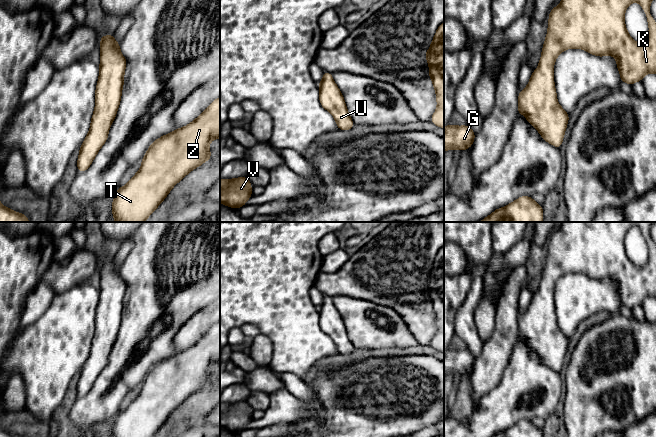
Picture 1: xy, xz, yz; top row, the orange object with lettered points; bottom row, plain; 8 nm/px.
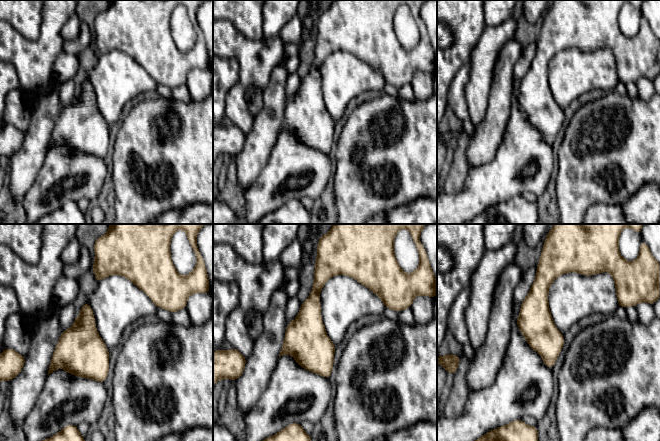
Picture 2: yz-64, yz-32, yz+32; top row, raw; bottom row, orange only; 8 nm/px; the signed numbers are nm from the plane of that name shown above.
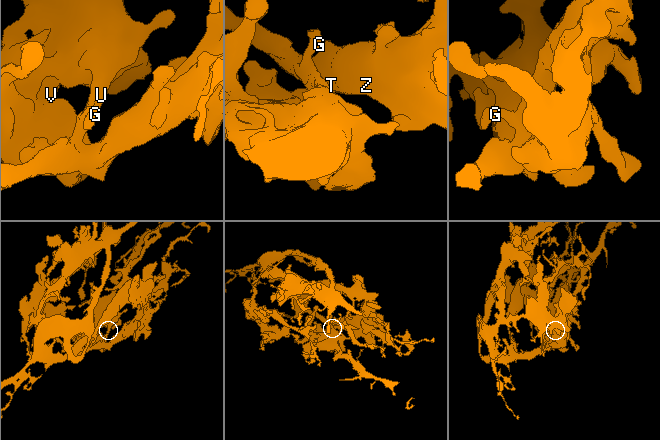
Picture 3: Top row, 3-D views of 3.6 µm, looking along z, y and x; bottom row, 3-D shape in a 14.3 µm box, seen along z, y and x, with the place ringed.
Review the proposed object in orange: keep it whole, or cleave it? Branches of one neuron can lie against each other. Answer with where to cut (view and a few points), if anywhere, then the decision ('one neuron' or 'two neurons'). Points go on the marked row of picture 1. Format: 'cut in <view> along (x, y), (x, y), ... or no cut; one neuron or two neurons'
no cut; one neuron

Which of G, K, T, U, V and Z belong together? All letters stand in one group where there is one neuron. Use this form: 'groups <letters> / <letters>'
groups G K T U V Z

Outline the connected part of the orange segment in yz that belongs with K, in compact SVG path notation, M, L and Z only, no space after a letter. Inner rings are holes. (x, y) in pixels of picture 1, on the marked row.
M562 0L561 3L552 8L549 13L548 31L542 48L541 58L538 67L533 71L526 88L518 94L518 114L523 114L527 121L535 127L541 134L544 141L560 148L569 114L559 105L557 101L556 89L554 84L554 63L558 55L569 49L584 49L590 54L603 57L613 56L617 61L617 68L620 72L621 82L633 85L635 82L642 81L647 73L656 73L656 22L650 15L650 4L652 0ZM632 2L638 2L643 8L649 25L649 34L643 43L634 41L625 26L625 11Z

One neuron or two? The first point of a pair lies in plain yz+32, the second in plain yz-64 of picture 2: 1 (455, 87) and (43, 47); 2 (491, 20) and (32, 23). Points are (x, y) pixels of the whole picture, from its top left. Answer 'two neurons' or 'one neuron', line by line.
1: one neuron
2: two neurons

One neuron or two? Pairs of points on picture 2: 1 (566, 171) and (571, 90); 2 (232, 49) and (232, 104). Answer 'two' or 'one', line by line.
1: two
2: one

